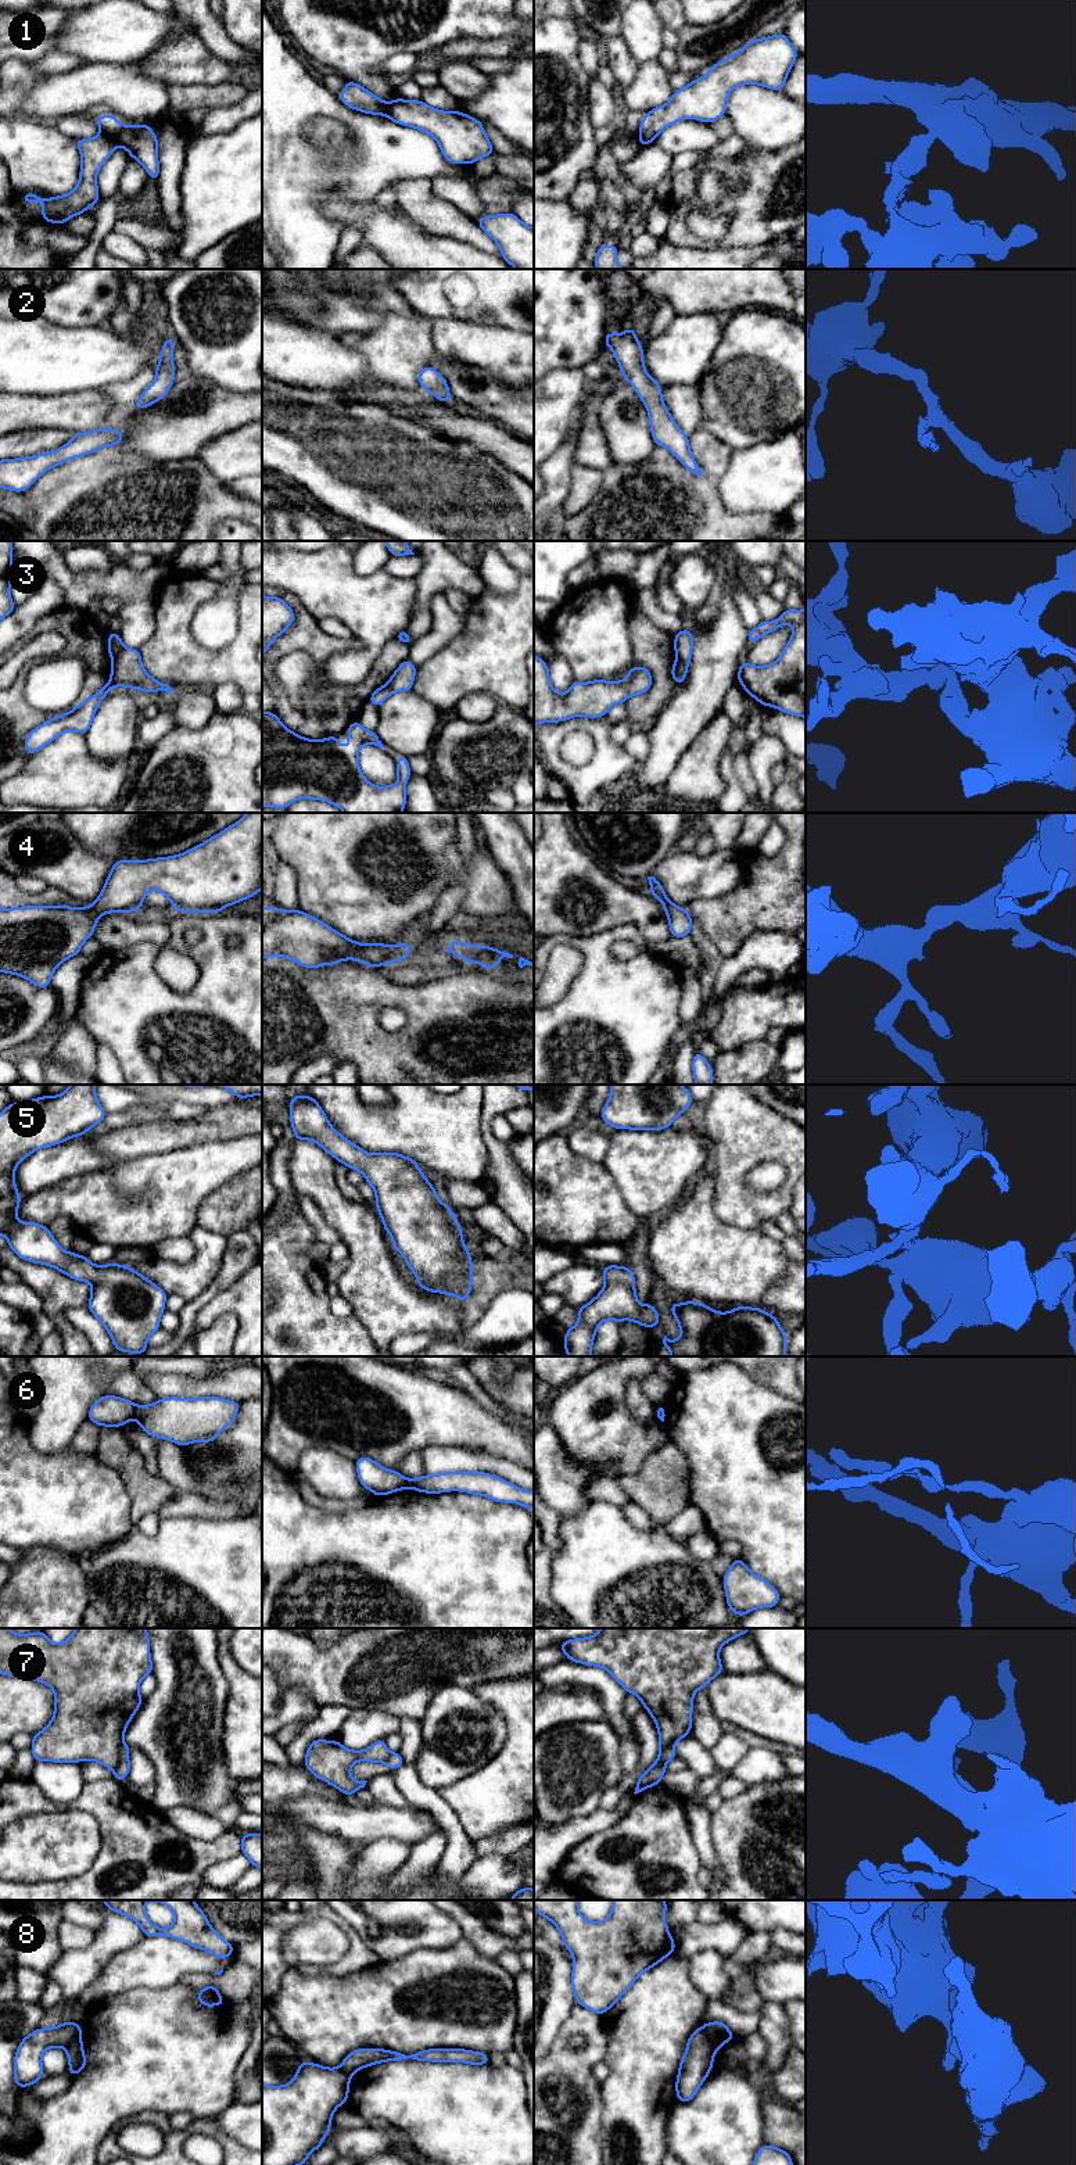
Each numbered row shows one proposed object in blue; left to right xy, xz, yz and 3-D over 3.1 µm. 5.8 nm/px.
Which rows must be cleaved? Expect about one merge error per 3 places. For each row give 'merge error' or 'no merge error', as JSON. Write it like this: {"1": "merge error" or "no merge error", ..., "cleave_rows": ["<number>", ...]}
{"1": "merge error", "2": "no merge error", "3": "merge error", "4": "no merge error", "5": "no merge error", "6": "merge error", "7": "merge error", "8": "merge error", "cleave_rows": ["1", "3", "6", "7", "8"]}

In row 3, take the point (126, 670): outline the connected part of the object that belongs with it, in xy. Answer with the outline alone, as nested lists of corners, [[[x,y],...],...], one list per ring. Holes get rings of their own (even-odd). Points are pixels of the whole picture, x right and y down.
[[[122,648],[111,664],[111,680],[115,687],[141,689],[147,693],[165,691],[172,692],[168,684],[158,682],[141,664],[139,649]]]

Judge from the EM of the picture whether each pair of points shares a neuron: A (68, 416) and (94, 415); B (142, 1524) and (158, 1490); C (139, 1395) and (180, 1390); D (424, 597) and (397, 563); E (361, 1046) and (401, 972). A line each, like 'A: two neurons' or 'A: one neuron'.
A: one neuron
B: two neurons
C: two neurons
D: two neurons
E: two neurons

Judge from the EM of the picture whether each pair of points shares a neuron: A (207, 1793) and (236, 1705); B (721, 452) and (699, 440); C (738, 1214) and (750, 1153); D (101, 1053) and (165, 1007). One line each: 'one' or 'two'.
A: two
B: one
C: one
D: two

